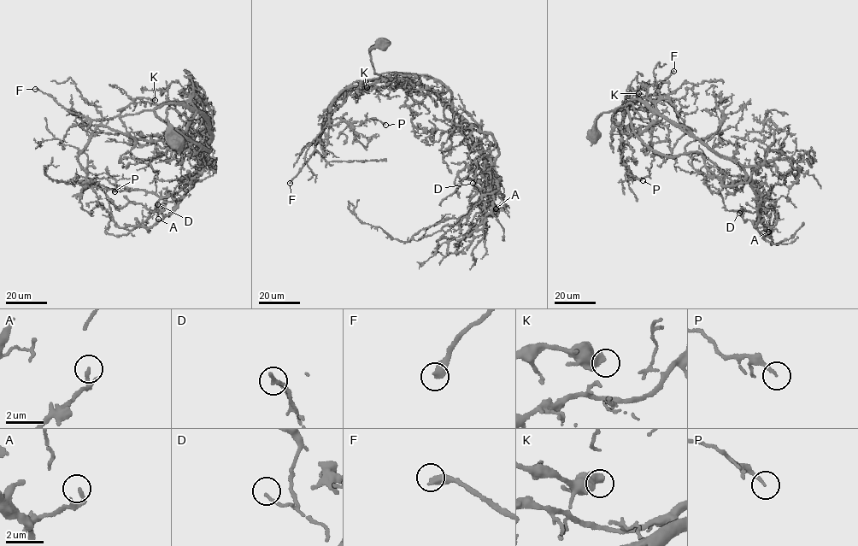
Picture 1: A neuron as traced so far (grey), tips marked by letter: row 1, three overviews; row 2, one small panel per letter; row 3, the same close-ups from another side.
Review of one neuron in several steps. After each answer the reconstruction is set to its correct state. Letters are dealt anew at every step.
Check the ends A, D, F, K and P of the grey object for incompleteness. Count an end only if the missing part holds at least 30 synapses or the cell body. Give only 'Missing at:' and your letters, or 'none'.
Missing at: F

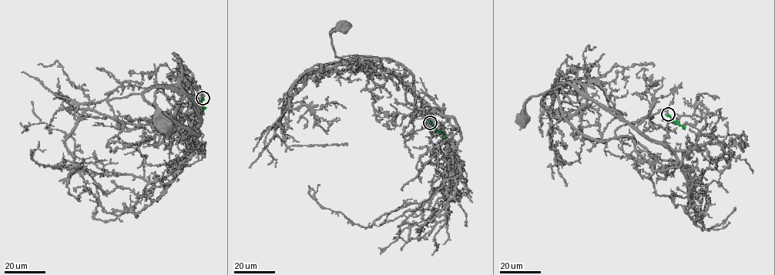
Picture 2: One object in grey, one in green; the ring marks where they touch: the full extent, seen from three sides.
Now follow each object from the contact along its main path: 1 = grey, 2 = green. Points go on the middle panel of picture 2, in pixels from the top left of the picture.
1: (431, 122), (416, 112), (422, 104), (419, 97), (386, 70), (367, 58), (336, 57), (330, 35), (343, 25)
2: (431, 122), (443, 132), (445, 139)

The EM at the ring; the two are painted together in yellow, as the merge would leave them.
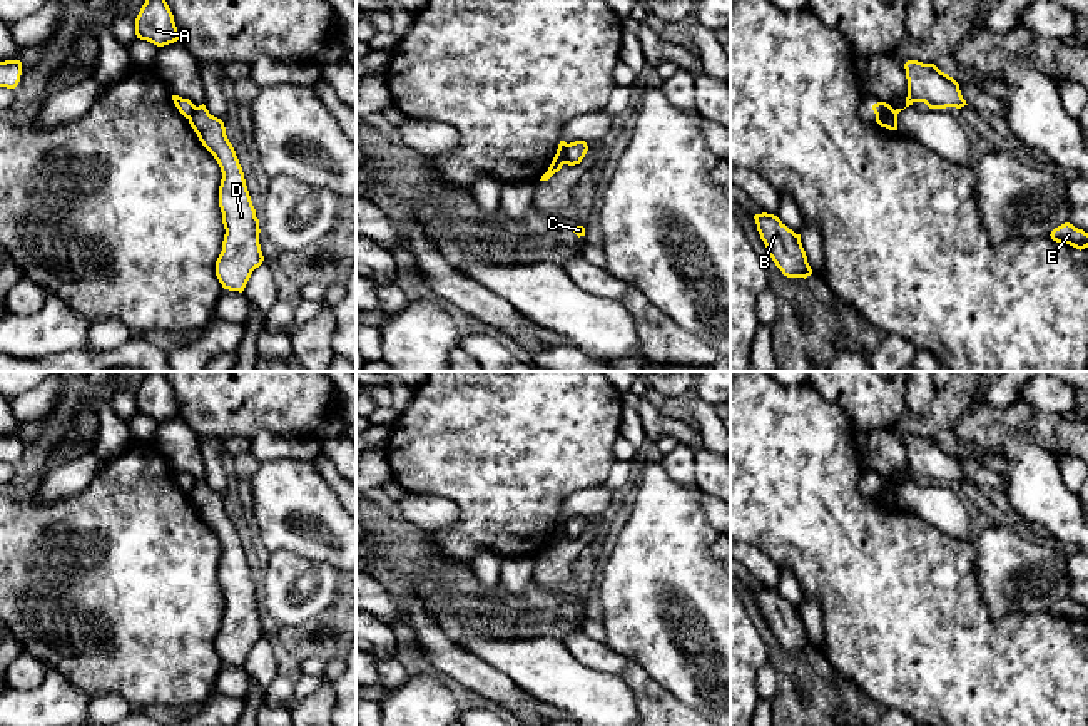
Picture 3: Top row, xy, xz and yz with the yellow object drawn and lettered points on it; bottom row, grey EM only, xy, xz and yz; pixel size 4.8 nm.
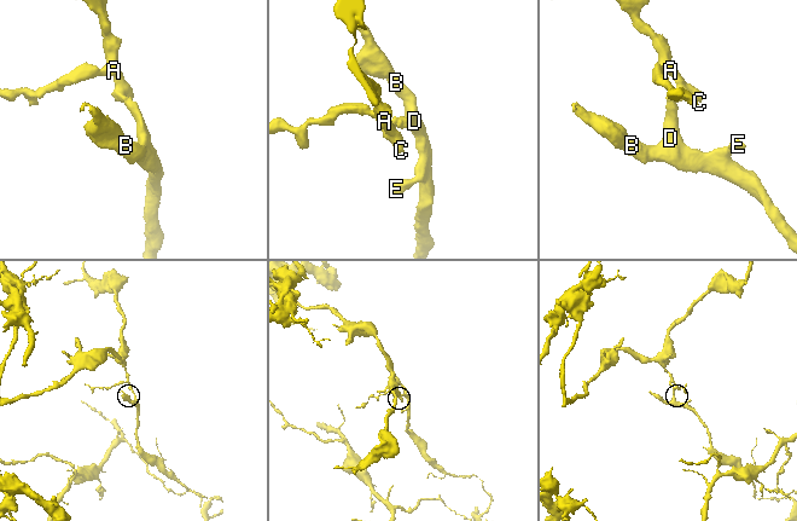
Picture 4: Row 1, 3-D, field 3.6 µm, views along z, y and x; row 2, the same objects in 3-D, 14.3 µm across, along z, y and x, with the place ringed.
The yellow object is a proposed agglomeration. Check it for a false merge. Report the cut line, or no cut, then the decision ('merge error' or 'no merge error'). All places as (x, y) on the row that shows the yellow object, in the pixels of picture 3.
cut yz (896, 112), (884, 112), (876, 121); merge error

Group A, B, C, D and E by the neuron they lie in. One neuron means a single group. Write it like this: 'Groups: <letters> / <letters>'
Groups: A C / B D E

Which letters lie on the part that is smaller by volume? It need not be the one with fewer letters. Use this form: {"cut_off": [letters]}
{"cut_off": ["B", "D", "E"]}

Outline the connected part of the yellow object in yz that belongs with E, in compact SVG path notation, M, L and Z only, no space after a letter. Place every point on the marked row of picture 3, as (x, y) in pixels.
M1065 222L1065 224L1055 228L1050 236L1056 243L1070 244L1080 251L1088 248L1088 233L1075 228L1070 222Z

